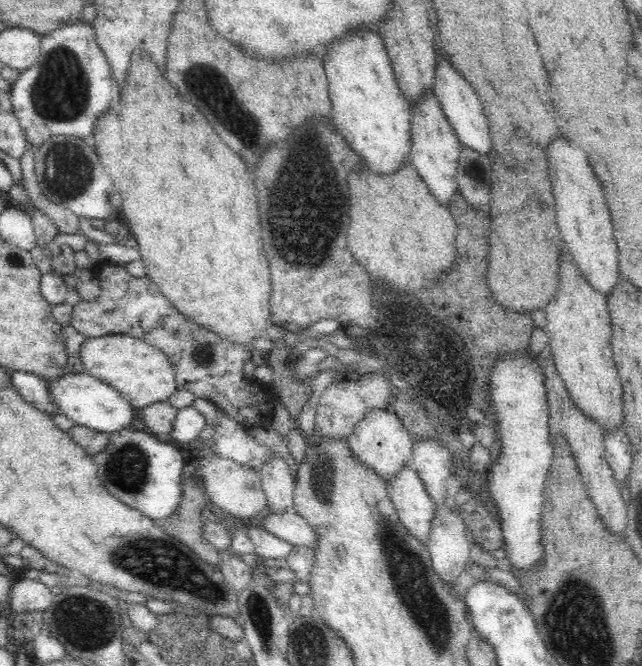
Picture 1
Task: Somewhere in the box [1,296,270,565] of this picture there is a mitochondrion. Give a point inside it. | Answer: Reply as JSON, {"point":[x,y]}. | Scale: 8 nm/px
{"point":[126,468]}

